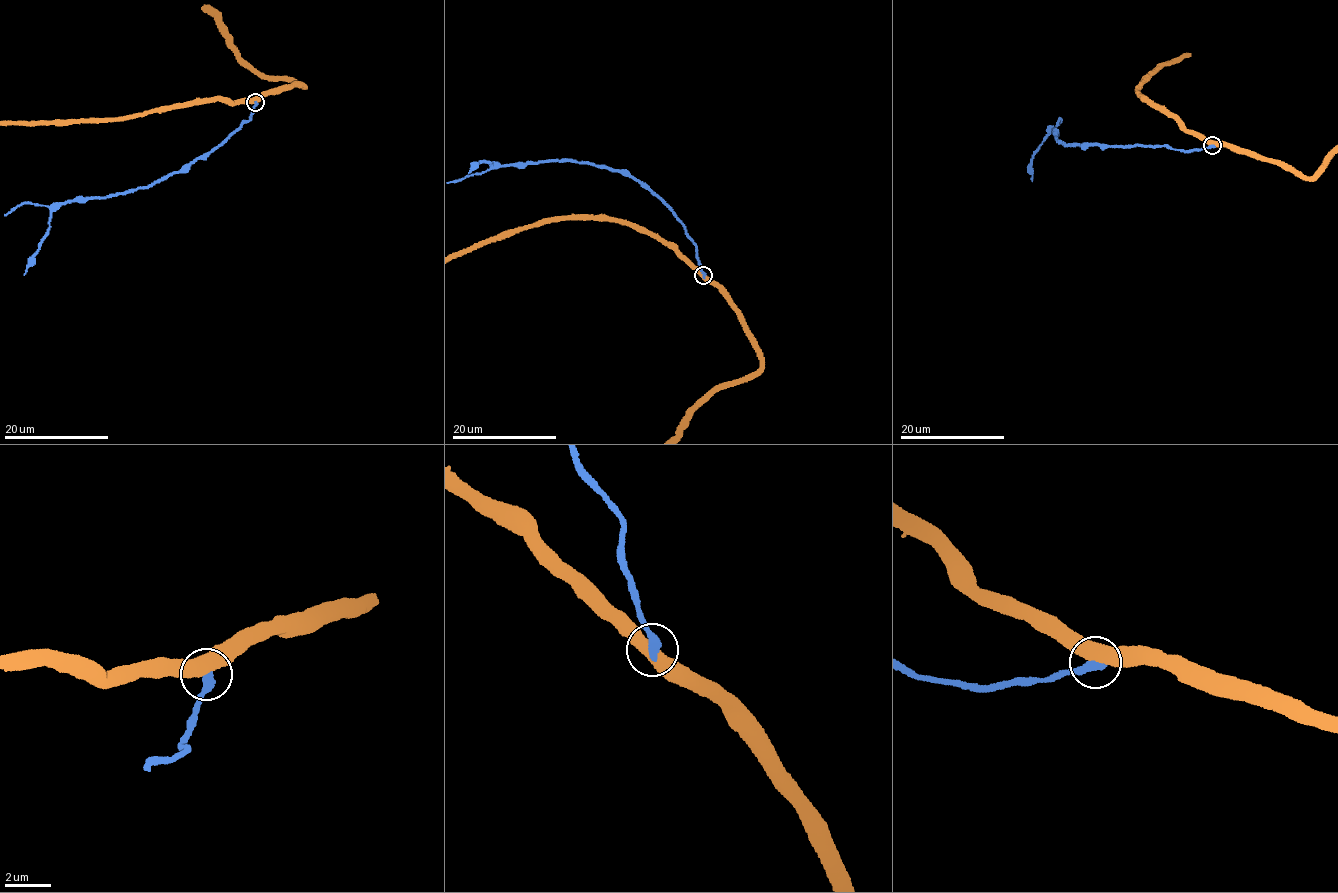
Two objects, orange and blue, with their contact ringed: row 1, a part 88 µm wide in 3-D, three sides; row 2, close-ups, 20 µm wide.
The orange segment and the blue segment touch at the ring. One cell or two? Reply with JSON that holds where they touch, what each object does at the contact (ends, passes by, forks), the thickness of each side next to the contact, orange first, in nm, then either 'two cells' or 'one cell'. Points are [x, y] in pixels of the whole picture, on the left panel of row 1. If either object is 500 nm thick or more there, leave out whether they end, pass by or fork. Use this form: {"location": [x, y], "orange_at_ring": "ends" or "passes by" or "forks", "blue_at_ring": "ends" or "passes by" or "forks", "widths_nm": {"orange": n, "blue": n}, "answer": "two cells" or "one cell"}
{"location": [255, 102], "widths_nm": {"orange": 500, "blue": 440}, "answer": "two cells"}

